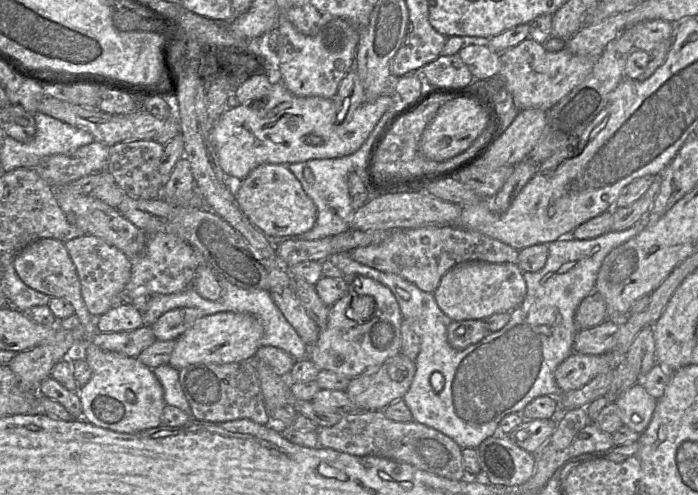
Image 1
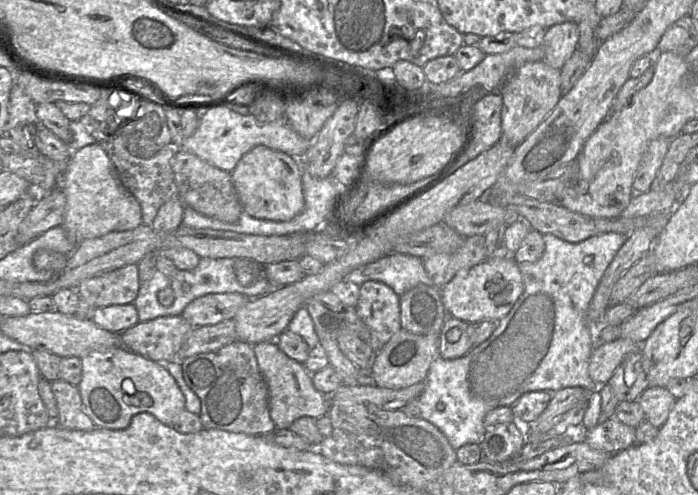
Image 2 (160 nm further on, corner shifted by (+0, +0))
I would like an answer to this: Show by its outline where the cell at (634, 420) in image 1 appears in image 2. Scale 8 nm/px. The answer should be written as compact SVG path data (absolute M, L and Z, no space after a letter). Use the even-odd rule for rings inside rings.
M649 386L639 396L637 401L641 405L645 421L661 428L676 402L676 398L666 387Z

